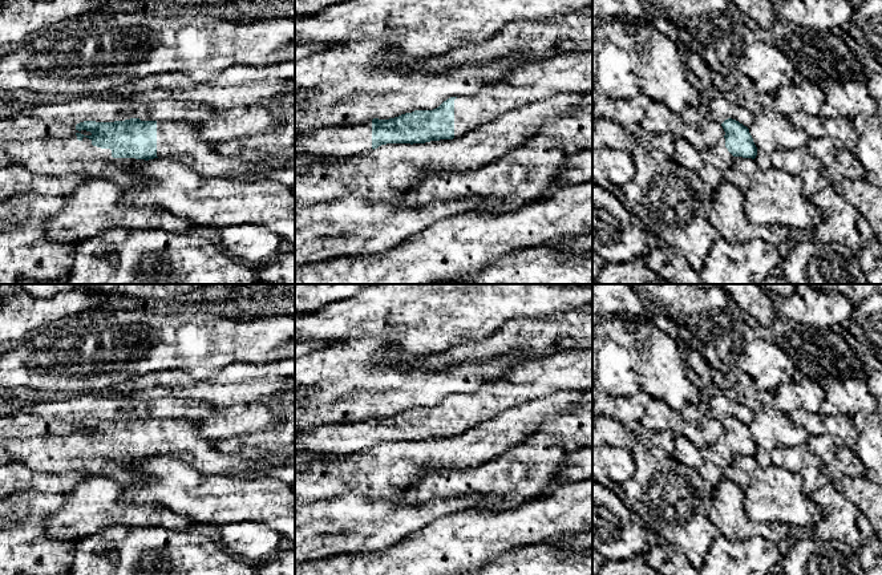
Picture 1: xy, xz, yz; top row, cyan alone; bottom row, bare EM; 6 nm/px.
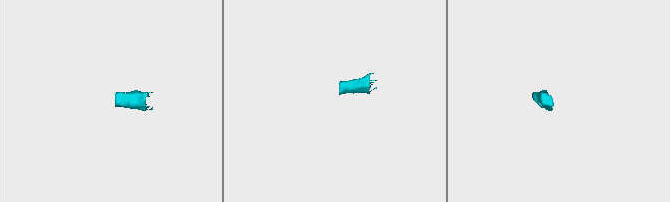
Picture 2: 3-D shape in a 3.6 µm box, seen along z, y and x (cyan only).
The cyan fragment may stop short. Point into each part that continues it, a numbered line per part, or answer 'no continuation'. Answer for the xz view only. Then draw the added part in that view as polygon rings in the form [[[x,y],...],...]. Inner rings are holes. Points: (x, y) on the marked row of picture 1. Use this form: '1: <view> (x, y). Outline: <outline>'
1: xz (571, 72). Outline: [[[592,48],[526,62],[477,94],[454,100],[454,138],[501,116],[563,93],[592,92]]]
2: xz (331, 144). Outline: [[[321,121],[299,131],[295,151],[316,157],[316,163],[332,165],[373,150],[372,121],[349,121],[343,125],[328,125]]]

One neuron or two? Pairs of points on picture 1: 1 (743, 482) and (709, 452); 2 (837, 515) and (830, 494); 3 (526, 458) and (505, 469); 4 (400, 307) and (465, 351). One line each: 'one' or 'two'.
1: one
2: one
3: one
4: two

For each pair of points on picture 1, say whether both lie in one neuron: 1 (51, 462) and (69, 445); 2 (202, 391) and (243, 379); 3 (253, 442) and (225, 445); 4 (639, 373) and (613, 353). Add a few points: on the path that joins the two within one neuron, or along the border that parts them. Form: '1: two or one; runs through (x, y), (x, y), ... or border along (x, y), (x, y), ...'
1: one; runs through (55, 458), (65, 449)
2: one; runs through (213, 391), (221, 391), (233, 384)
3: one; runs through (246, 445), (231, 445)
4: one; runs through (632, 367), (619, 353)

